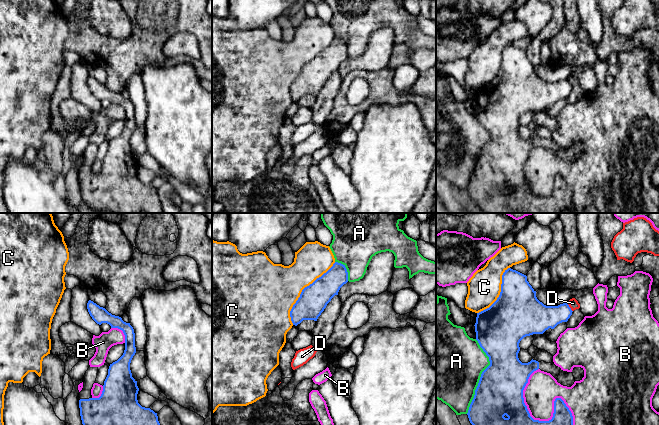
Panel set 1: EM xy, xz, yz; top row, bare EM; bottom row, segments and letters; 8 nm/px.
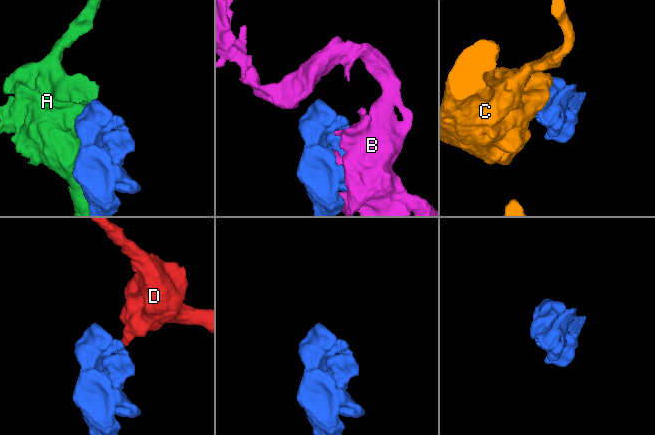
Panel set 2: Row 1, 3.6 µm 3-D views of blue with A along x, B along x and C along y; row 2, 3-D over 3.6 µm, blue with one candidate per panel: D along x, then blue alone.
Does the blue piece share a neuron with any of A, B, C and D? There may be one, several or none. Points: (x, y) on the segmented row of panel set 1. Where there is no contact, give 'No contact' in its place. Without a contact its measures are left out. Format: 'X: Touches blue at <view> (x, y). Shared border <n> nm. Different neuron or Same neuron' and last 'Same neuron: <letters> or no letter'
A: Touches blue at yz (481, 376). Shared border 600 nm. Different neuron
B: Touches blue at yz (542, 421). Shared border 550 nm. Different neuron
C: Touches blue at xz (302, 291). Shared border 600 nm. Different neuron
D: Touches blue at yz (569, 307). Shared border 90 nm. Different neuron
Same neuron: no letter

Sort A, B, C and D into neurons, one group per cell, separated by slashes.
A / B / C / D

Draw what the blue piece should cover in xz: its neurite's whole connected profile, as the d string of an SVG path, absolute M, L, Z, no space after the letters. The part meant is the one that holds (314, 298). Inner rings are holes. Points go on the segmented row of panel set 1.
M335 262L326 273L302 290L290 311L293 325L297 326L303 320L317 321L327 304L347 282L345 265Z

